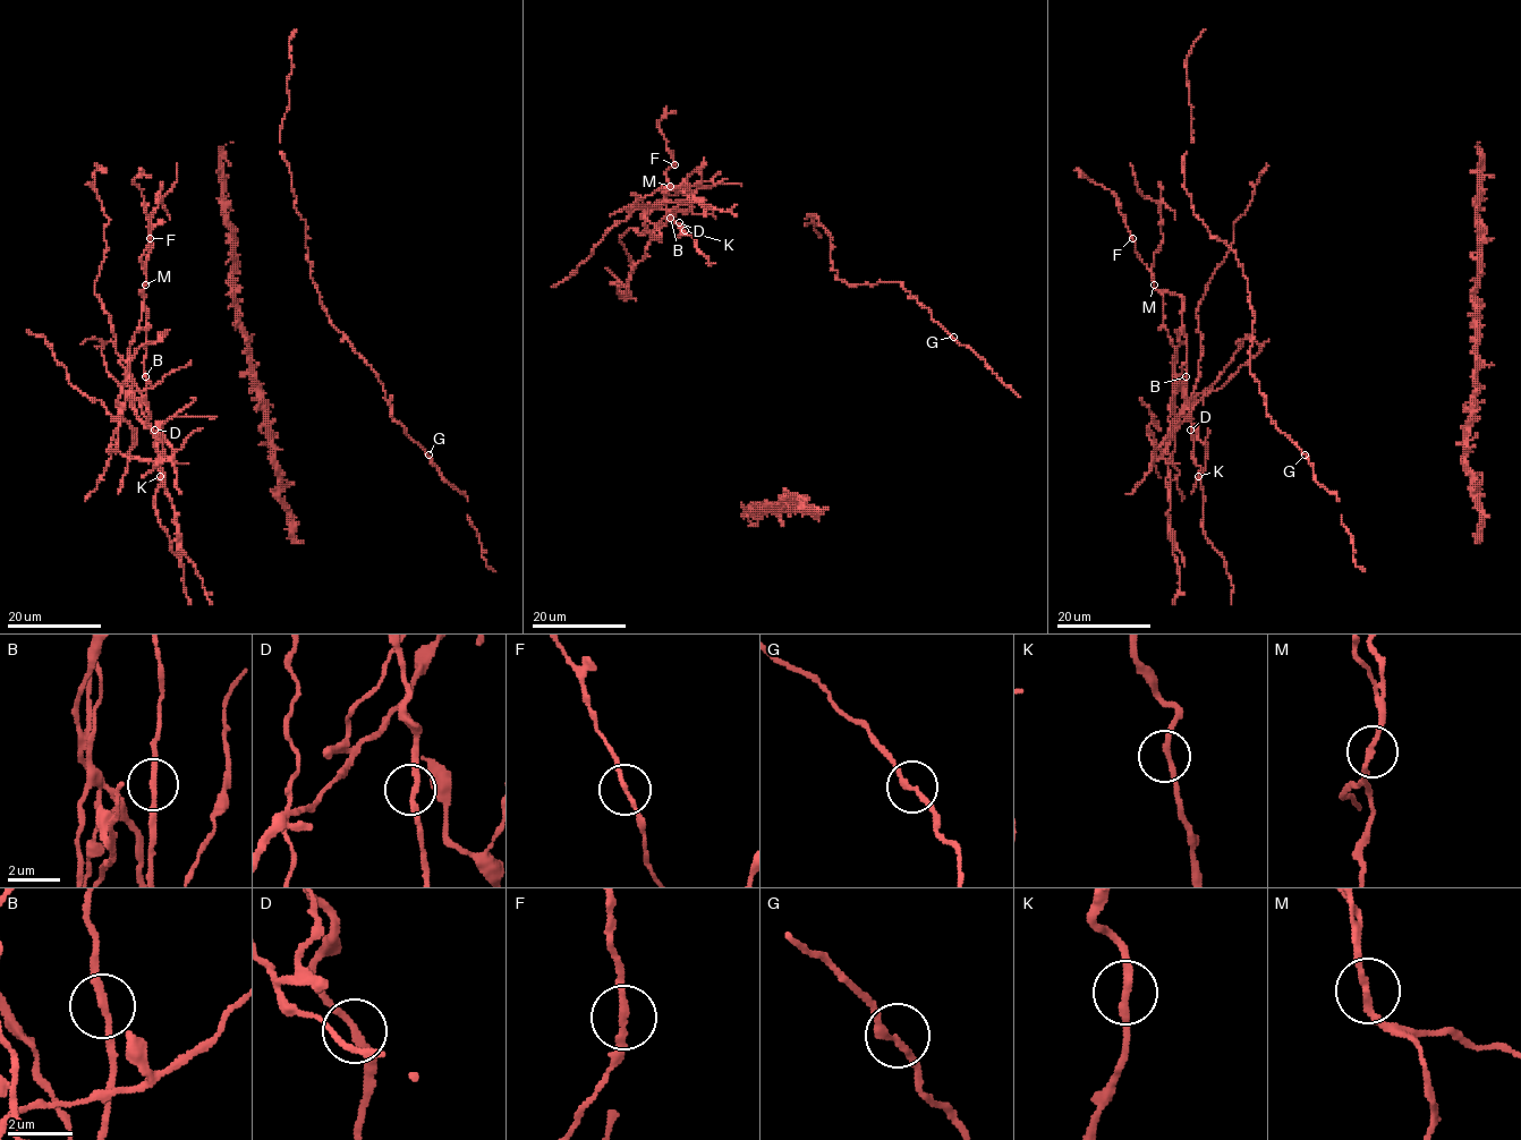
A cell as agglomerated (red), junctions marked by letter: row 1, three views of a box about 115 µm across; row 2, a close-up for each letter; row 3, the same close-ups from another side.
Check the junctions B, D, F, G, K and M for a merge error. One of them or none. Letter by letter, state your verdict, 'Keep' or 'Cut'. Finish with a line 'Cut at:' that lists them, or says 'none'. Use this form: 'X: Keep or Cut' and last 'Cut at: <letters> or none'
B: Keep
D: Keep
F: Keep
G: Keep
K: Keep
M: Cut
Cut at: M

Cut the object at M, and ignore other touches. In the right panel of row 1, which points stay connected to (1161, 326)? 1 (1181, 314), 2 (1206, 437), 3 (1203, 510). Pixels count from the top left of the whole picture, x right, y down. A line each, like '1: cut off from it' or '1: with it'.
1: cut off from it
2: with it
3: cut off from it

